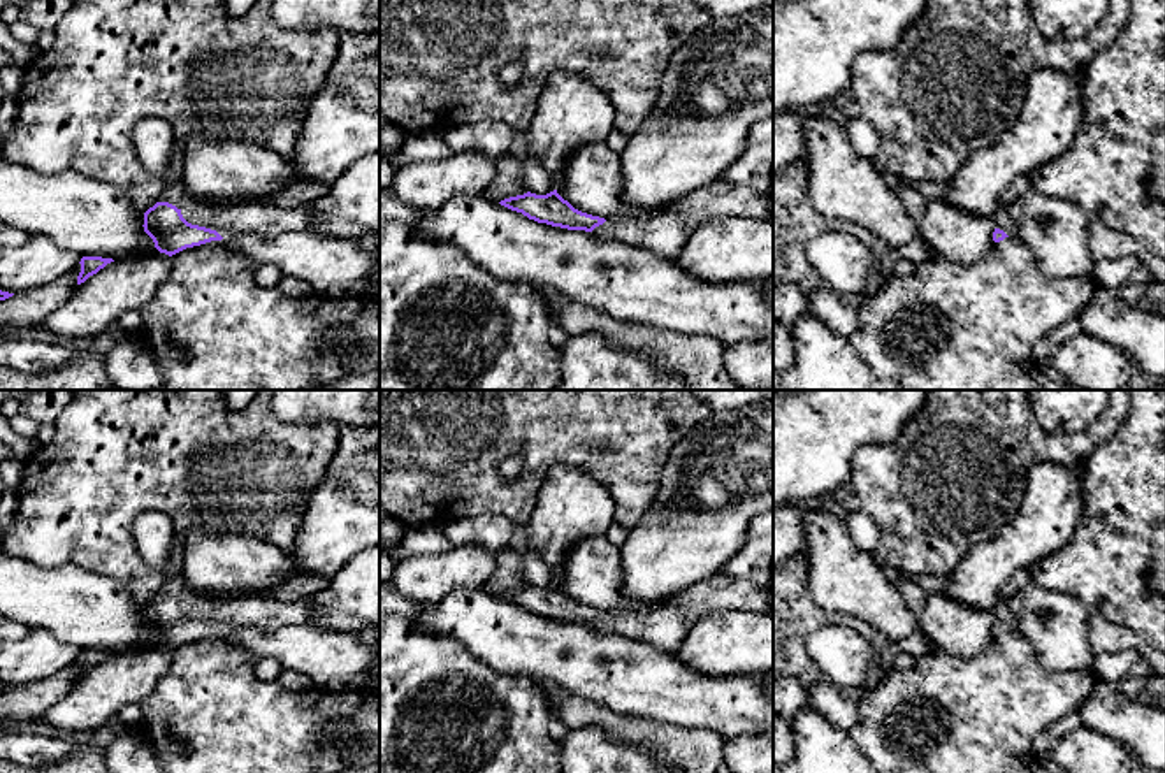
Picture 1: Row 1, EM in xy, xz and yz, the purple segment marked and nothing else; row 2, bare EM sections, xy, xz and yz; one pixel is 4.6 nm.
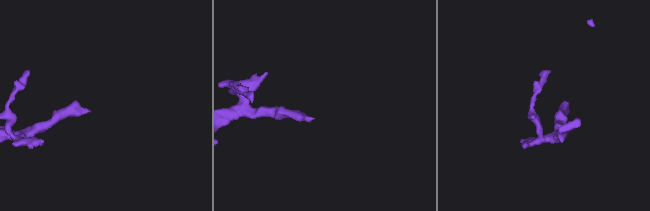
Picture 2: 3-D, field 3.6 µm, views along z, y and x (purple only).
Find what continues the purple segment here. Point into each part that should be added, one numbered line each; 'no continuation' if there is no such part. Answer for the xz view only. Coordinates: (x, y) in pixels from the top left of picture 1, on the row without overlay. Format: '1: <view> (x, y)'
1: xz (666, 626)

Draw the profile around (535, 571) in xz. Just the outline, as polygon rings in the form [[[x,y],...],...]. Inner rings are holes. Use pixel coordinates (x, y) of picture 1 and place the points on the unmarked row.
[[[527,550],[524,553],[522,578],[525,585],[536,589],[546,589],[554,585],[552,573],[548,571],[543,557],[536,550]]]

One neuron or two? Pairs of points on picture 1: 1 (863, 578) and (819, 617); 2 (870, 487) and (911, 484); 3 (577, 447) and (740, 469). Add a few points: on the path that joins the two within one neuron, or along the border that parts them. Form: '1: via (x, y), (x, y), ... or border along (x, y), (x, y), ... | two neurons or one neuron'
1: border along (807, 575), (810, 596), (821, 606), (867, 622) | two neurons
2: via (881, 485), (900, 485) | one neuron
3: border along (693, 426), (672, 448), (661, 469), (654, 498) | two neurons

